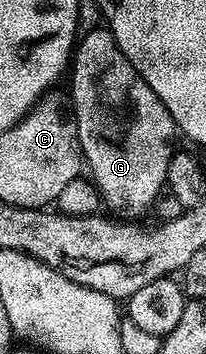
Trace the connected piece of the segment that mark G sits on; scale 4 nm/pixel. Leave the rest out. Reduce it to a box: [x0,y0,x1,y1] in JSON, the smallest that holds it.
[71,28,175,210]

